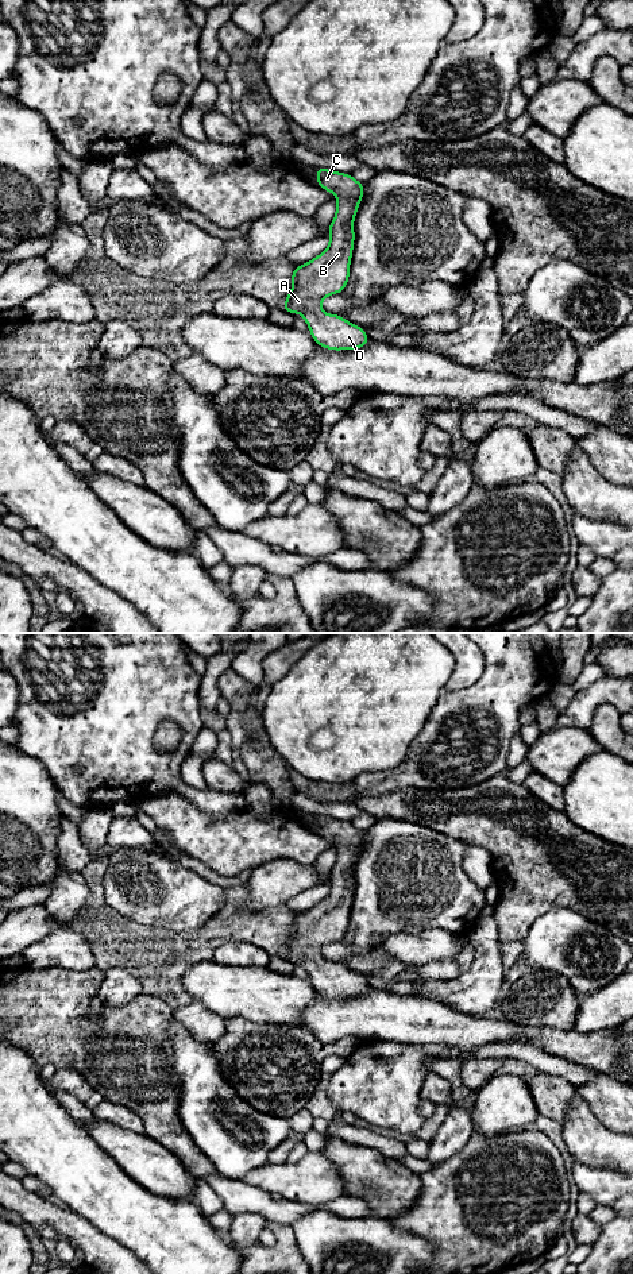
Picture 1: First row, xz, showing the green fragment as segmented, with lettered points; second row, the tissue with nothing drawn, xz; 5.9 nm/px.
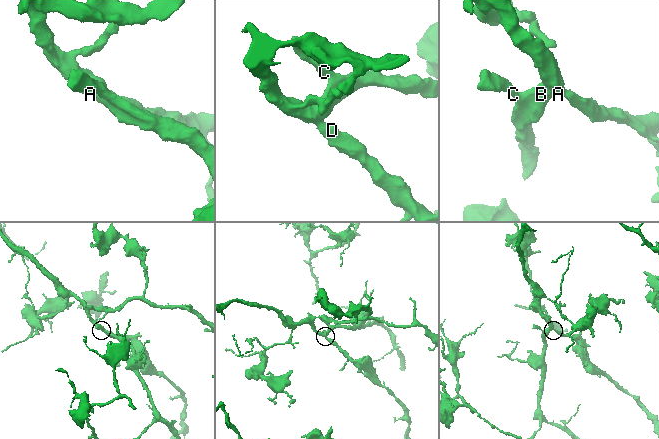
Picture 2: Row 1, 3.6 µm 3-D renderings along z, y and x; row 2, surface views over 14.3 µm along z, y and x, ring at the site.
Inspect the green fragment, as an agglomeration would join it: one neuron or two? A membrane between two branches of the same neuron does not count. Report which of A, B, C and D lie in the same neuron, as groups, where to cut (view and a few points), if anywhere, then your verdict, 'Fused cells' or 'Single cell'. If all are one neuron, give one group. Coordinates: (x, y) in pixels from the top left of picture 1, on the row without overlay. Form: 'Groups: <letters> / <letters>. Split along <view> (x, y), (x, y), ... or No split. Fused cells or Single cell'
Groups: A B C D. No split. Single cell

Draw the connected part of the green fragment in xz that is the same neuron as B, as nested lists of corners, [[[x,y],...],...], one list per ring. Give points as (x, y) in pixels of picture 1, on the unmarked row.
[[[316,815],[316,830],[337,845],[336,862],[328,875],[329,893],[319,904],[294,915],[290,923],[293,935],[281,957],[301,962],[319,995],[333,999],[363,996],[370,989],[364,976],[340,962],[323,960],[321,949],[343,941],[350,929],[354,868],[364,842],[364,831],[351,822],[325,815]]]

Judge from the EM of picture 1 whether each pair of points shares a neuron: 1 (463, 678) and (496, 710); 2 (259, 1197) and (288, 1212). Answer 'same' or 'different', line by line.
1: different
2: same

